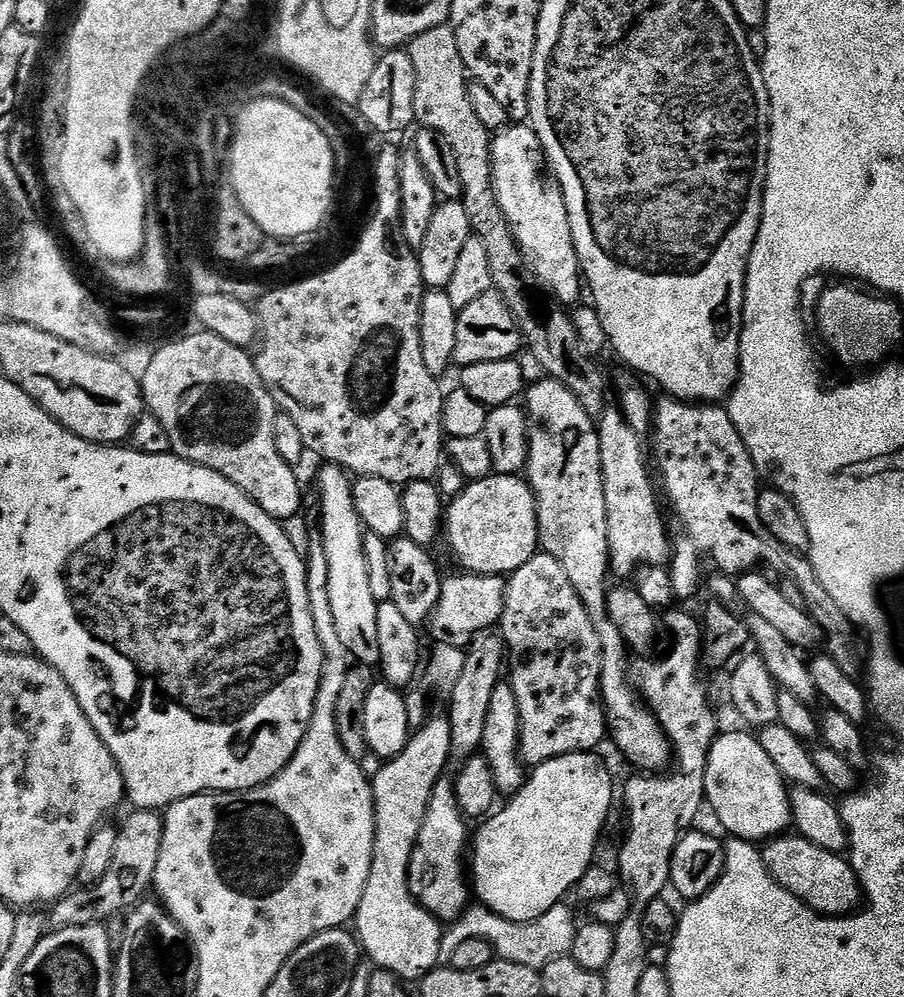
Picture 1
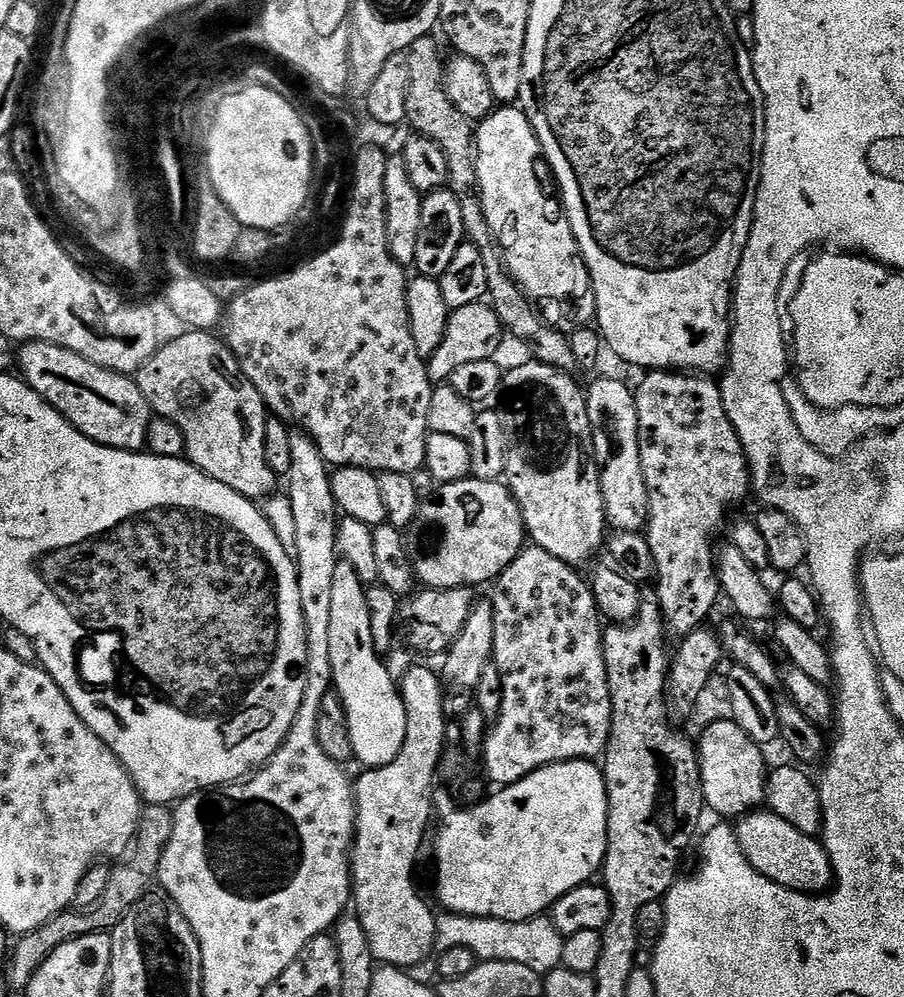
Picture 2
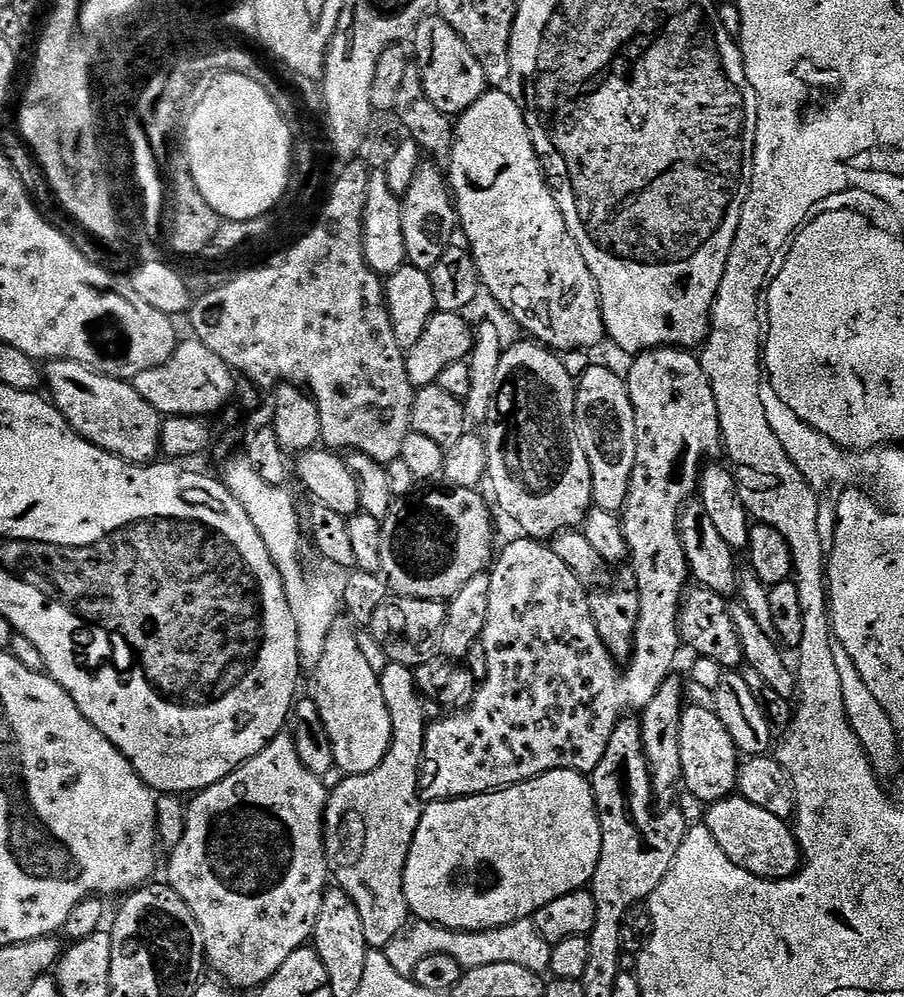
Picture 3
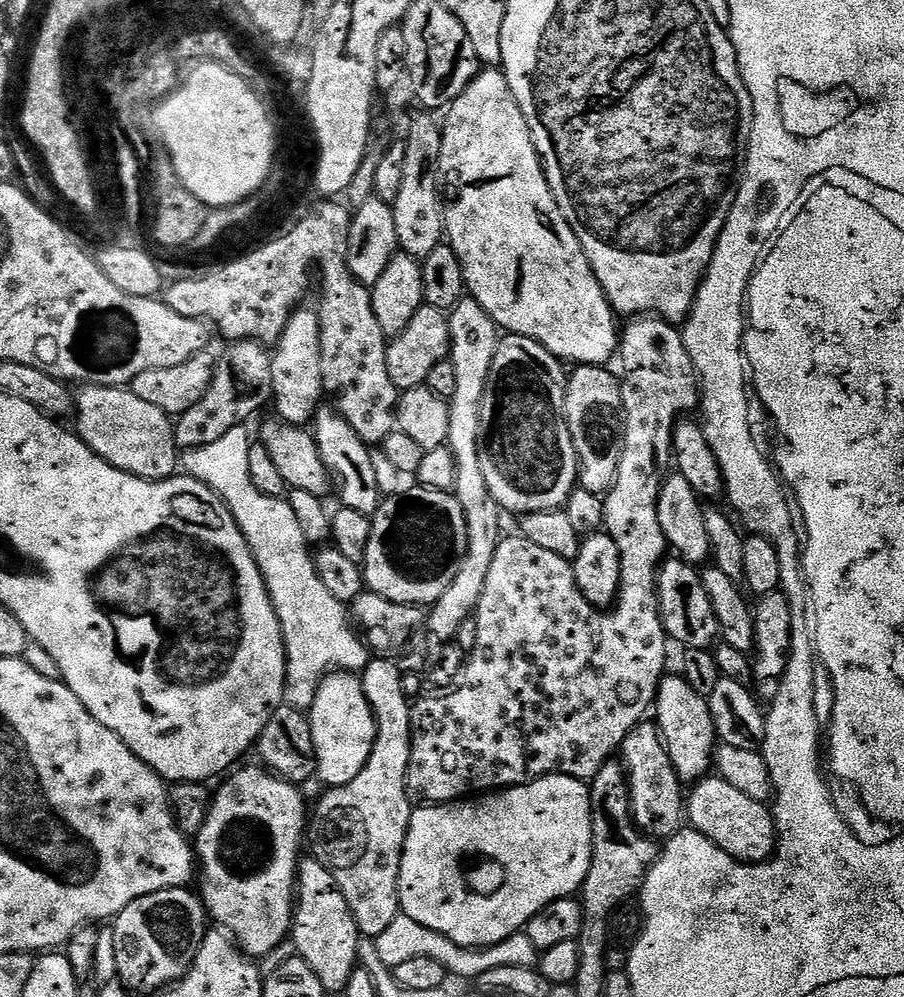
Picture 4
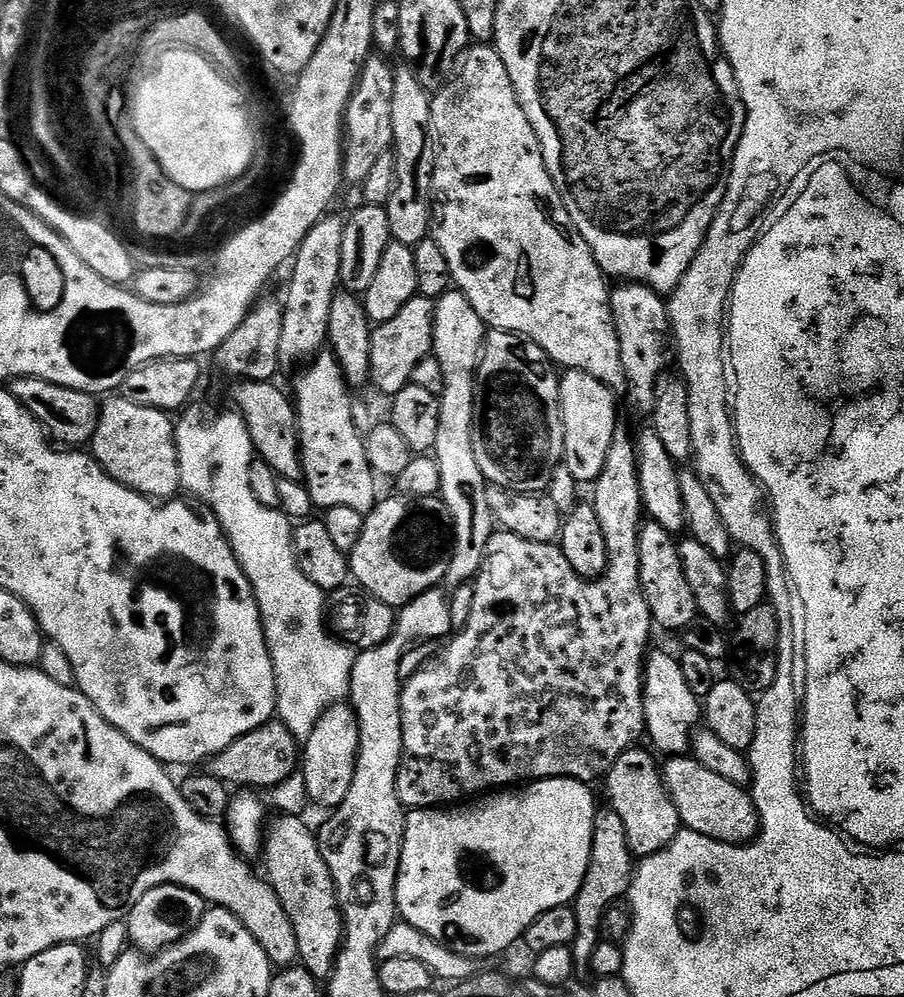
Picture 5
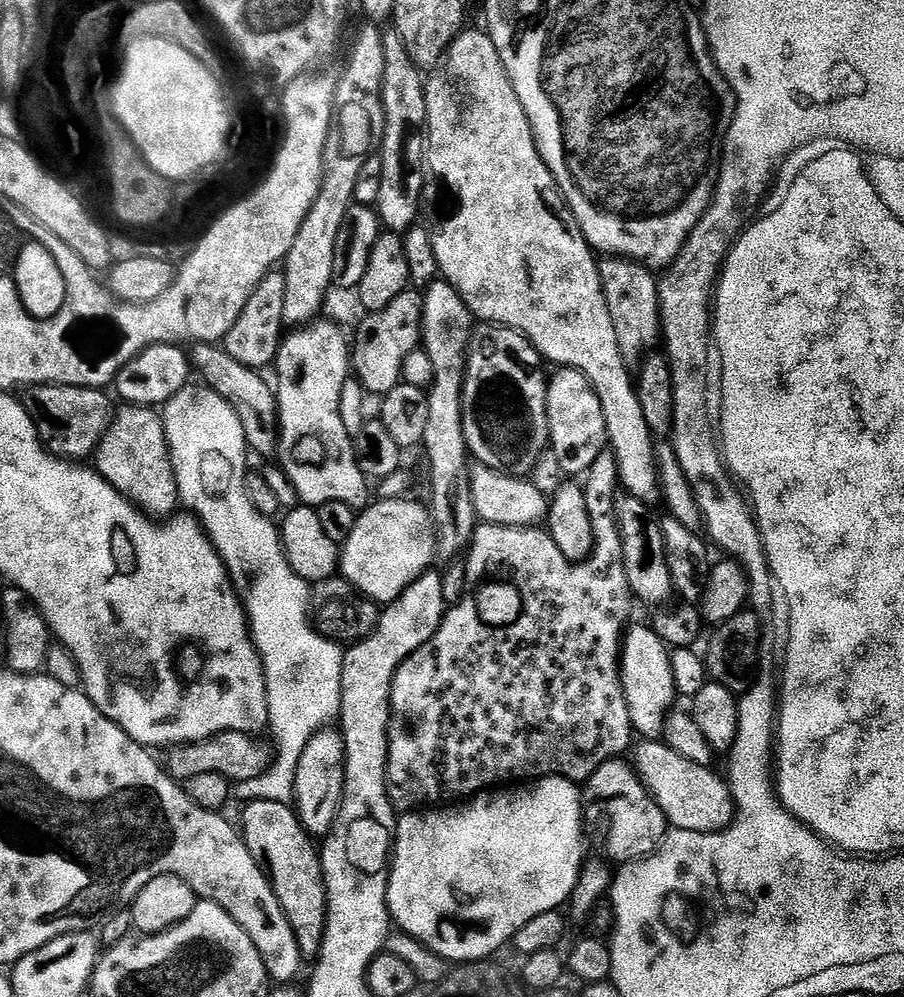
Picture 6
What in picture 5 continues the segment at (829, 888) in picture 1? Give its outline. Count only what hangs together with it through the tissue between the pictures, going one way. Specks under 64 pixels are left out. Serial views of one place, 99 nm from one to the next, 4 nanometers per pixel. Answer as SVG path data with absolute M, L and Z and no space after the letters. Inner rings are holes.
M691 755L673 756L662 764L662 779L680 815L680 823L689 832L697 832L723 844L746 844L760 831L760 815L751 795L734 782L706 770Z

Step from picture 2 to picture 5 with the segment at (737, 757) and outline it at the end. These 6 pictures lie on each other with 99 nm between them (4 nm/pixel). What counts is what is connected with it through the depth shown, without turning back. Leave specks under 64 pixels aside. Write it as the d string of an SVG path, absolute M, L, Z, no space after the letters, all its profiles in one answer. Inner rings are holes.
M649 651L644 661L644 727L647 739L652 739L651 747L657 753L665 752L663 755L668 758L685 755L692 743L692 733L701 720L701 697L690 690L679 659L668 652Z

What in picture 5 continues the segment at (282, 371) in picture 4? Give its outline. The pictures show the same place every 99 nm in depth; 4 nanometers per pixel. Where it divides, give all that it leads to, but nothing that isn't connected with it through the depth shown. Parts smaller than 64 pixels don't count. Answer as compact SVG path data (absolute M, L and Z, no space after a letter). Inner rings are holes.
M325 214L310 234L306 234L290 264L292 277L288 280L288 297L282 300L284 321L280 358L285 365L296 364L299 360L311 361L329 343L330 310L341 287L342 238L346 223L343 215L332 215Z

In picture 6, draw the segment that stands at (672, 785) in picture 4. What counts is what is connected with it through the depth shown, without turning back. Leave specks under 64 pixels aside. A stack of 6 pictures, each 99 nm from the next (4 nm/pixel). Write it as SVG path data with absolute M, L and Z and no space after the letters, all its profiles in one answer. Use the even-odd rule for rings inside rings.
M617 758L598 766L596 773L586 781L582 788L587 835L591 843L593 840L594 843L604 847L605 854L603 855L616 866L623 866L634 860L644 860L648 856L653 856L670 831L668 819L664 817L662 810L656 804L656 799L648 793L648 787L636 775L633 765L629 761L627 764L626 761L627 759Z

